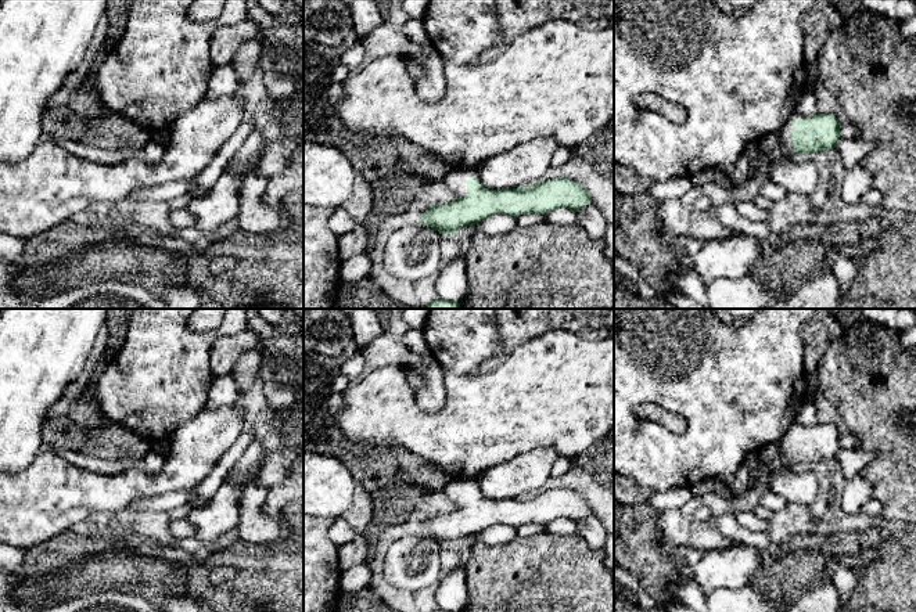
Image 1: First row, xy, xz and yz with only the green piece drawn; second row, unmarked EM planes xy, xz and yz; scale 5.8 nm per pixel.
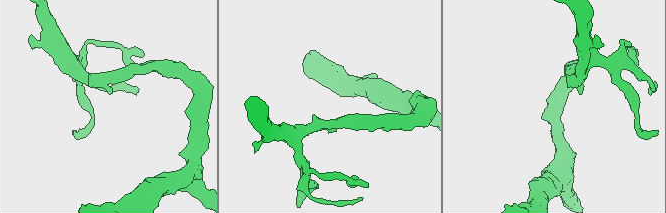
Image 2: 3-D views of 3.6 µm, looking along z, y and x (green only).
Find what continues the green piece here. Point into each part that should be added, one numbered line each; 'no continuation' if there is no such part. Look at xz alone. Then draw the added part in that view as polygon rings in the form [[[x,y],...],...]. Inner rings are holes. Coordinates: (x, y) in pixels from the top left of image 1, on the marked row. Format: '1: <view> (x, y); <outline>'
1: xz (456, 180); [[[452,169],[445,177],[445,186],[453,191],[457,198],[464,198],[467,195],[467,181],[471,177],[477,177],[479,181],[477,169]]]

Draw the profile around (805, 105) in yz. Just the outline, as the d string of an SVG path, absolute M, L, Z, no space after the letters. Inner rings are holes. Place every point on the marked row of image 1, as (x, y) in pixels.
M804 90L800 96L794 112L802 116L813 116L818 114L816 109L816 97L812 90Z

